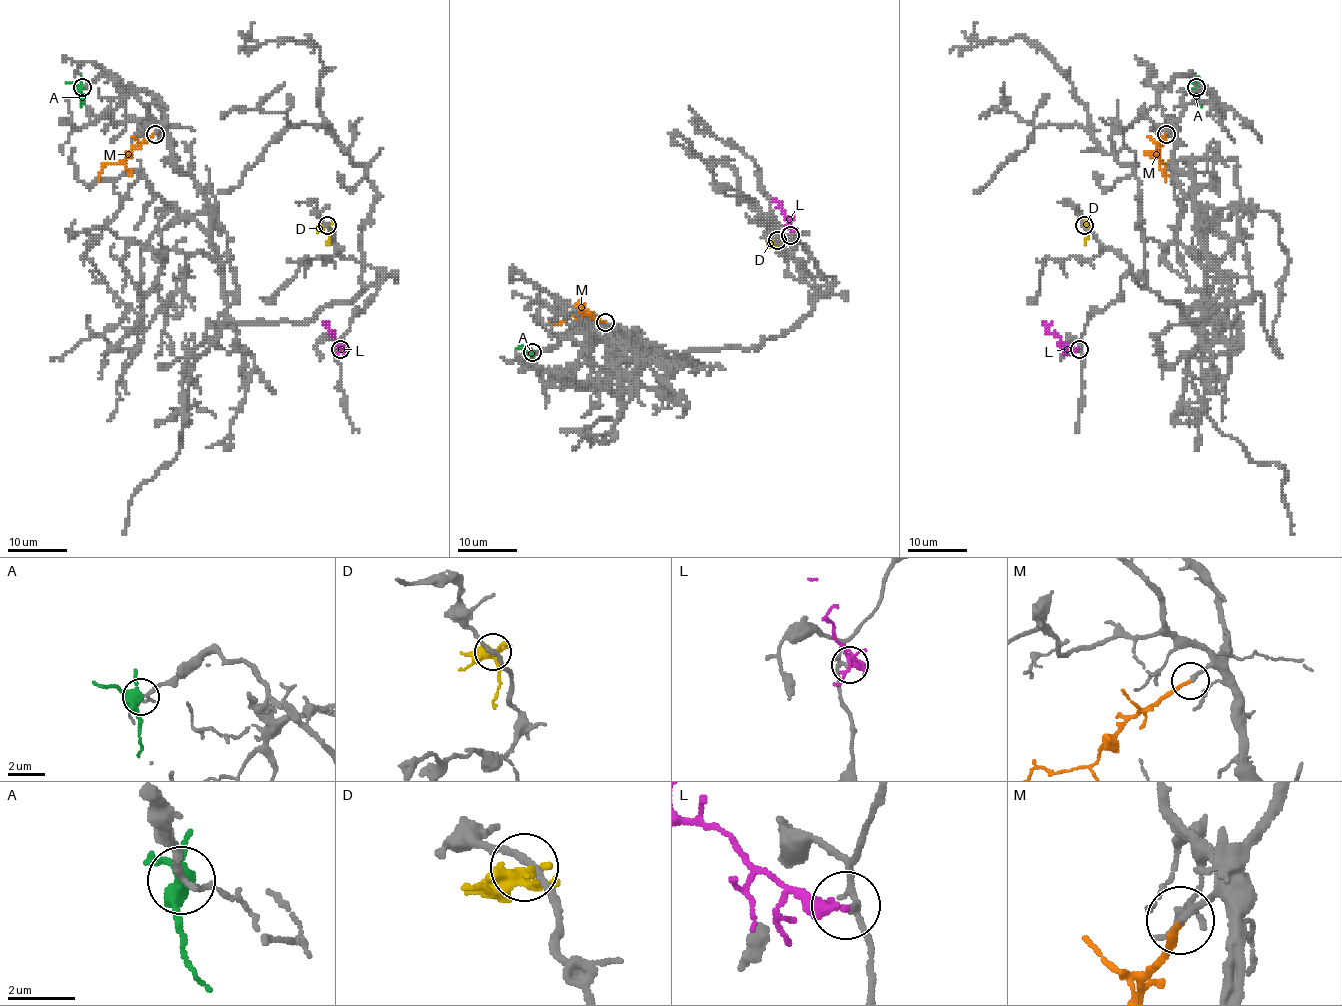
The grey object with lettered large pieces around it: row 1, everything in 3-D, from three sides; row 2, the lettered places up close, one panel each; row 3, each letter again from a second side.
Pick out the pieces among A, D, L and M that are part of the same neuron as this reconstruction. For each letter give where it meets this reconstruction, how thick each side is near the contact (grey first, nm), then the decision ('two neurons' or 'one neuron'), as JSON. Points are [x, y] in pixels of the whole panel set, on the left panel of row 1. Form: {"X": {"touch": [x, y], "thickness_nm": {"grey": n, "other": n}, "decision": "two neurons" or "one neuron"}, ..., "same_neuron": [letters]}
{"A": {"touch": [82, 87], "thickness_nm": {"grey": 170, "other": 360}, "decision": "one neuron"}, "D": {"touch": [327, 225], "thickness_nm": {"grey": 200, "other": 320}, "decision": "two neurons"}, "L": {"touch": [340, 349], "thickness_nm": {"grey": 160, "other": 320}, "decision": "two neurons"}, "M": {"touch": [155, 134], "thickness_nm": {"grey": 240, "other": 170}, "decision": "one neuron"}, "same_neuron": ["A", "M"]}

